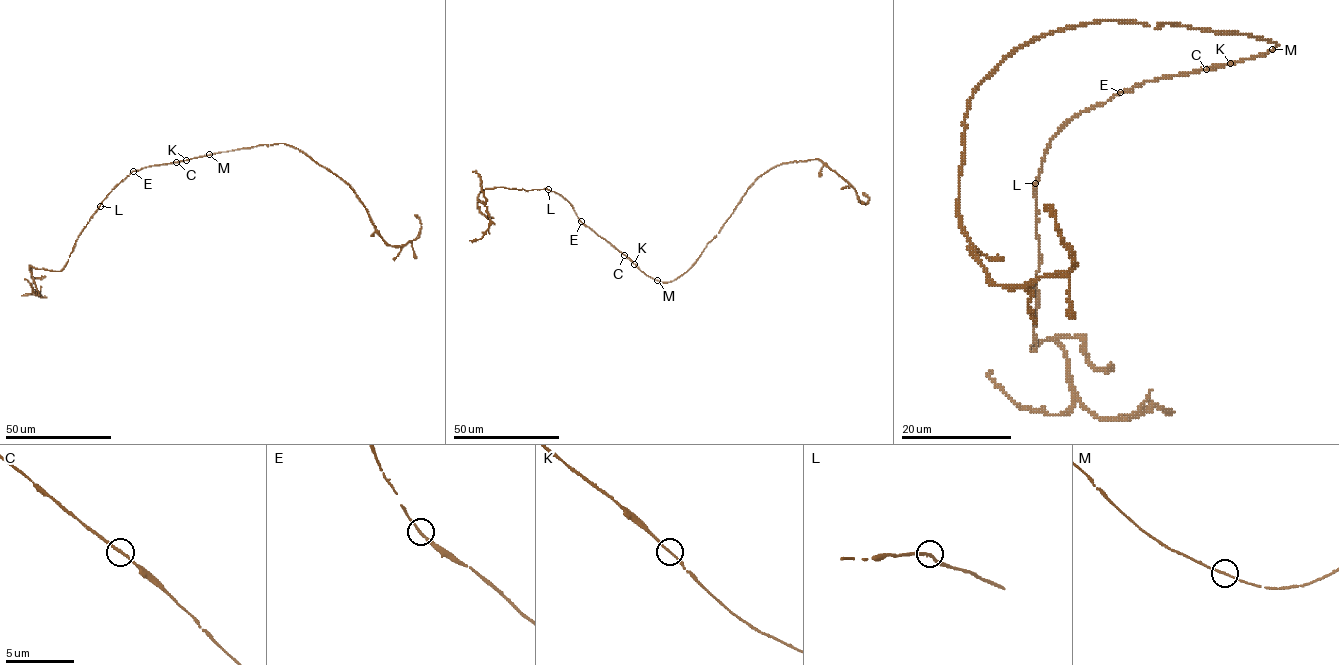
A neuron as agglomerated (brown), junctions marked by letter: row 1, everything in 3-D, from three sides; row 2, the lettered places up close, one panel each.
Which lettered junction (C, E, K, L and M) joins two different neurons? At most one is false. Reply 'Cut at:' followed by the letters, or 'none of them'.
Cut at: none of them

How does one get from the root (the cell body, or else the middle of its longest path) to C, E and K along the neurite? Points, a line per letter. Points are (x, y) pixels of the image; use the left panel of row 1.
C: (209, 155), (176, 162)
E: (209, 155), (133, 171)
K: (209, 155), (186, 160)

